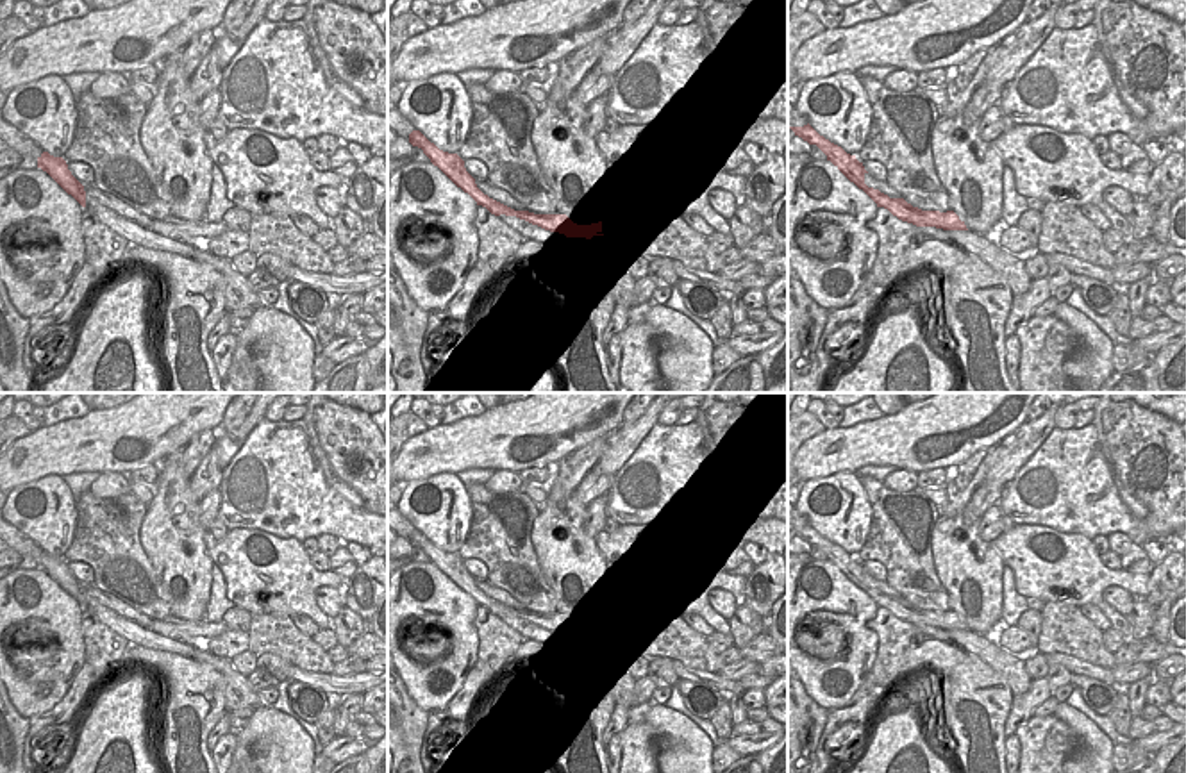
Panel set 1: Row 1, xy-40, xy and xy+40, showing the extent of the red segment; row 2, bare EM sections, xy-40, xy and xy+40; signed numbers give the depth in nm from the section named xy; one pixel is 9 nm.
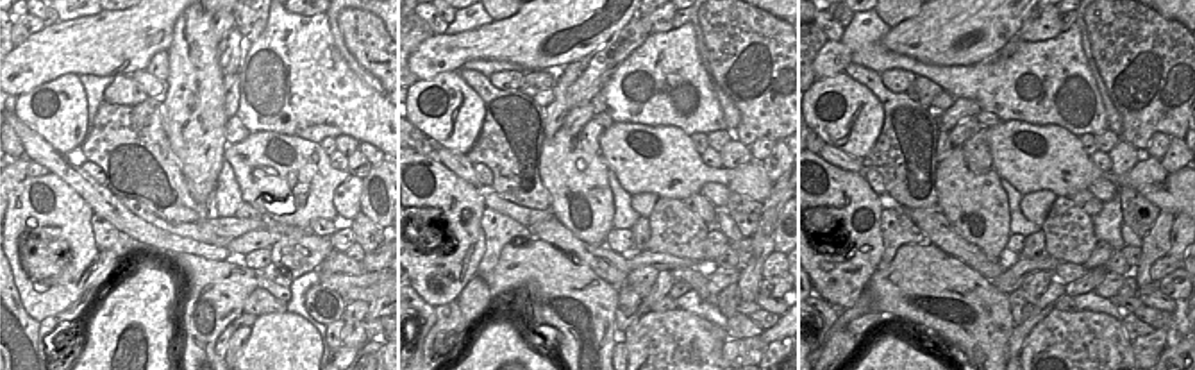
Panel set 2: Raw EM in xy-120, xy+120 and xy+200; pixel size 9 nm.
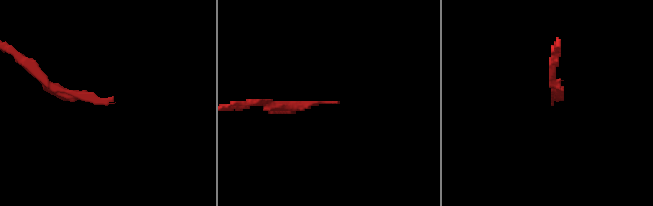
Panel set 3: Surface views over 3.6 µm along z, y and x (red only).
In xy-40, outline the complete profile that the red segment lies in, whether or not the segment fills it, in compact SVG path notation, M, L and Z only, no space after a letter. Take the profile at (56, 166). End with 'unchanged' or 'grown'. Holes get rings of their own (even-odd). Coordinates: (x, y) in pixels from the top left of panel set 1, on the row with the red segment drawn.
M43 152L38 157L38 168L46 171L68 195L86 207L84 186L71 175L63 157L54 157L48 152Z; unchanged

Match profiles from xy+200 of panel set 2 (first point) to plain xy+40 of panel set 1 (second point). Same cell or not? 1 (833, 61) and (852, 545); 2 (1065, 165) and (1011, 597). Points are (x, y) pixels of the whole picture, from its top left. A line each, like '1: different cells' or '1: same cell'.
1: different cells
2: different cells

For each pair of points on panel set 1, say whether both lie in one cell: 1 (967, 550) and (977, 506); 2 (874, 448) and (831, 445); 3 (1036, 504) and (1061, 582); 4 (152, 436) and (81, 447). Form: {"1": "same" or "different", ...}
{"1": "different", "2": "same", "3": "different", "4": "same"}

